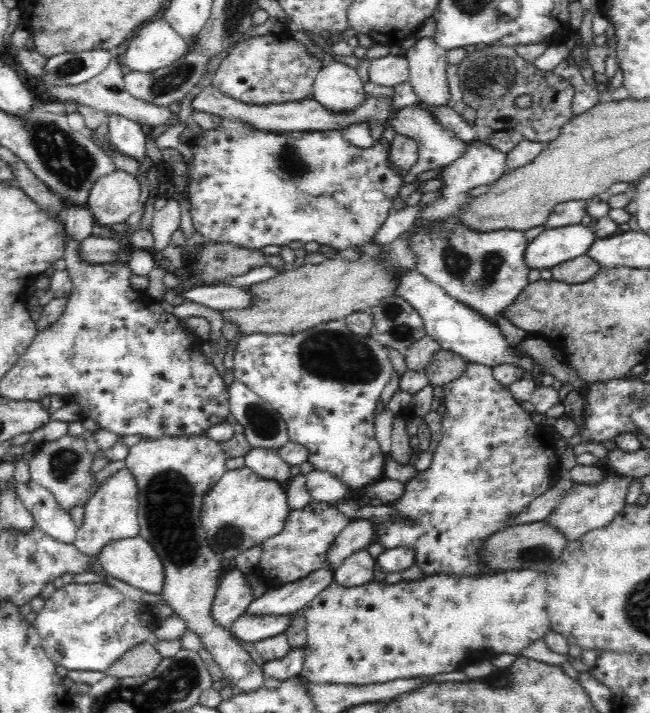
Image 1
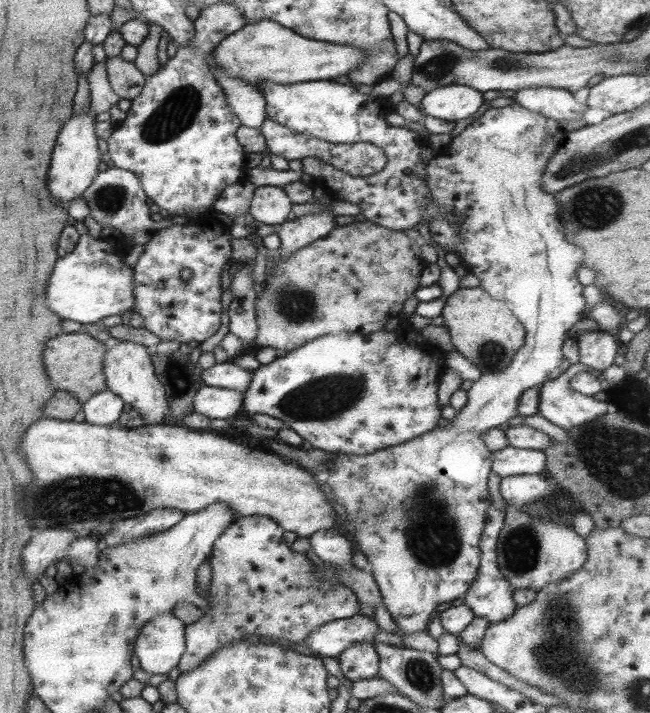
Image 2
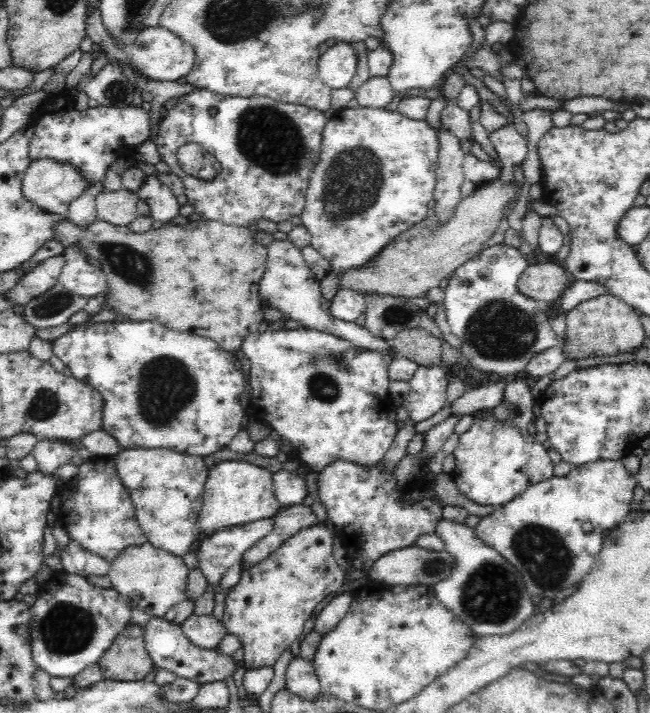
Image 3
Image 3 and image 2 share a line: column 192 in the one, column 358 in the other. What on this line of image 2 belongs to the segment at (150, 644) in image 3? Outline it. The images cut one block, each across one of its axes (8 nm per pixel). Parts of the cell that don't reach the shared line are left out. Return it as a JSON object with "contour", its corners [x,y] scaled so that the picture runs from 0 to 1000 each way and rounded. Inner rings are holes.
{"contour":[[[540,905],[520,921],[525,945],[540,958],[582,950],[582,921],[574,905]]]}

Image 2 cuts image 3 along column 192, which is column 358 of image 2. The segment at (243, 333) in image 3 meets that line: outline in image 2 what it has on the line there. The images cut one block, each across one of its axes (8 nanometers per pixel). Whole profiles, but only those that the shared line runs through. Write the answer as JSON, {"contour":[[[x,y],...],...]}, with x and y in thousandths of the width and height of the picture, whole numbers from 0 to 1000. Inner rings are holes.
{"contour":[[[543,310],[535,316],[514,317],[497,334],[445,356],[442,363],[426,363],[425,351],[414,349],[409,353],[408,394],[391,421],[392,482],[422,488],[432,496],[502,468],[562,470],[588,463],[595,449],[609,445],[623,421],[646,403],[645,388],[655,370],[646,362],[645,342],[622,325],[586,320],[572,311]]]}

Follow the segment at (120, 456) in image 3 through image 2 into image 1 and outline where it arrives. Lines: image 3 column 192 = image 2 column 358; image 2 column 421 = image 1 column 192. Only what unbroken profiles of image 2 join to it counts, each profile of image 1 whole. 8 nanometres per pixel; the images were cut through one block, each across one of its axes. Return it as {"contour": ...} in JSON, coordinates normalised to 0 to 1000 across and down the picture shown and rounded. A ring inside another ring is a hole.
{"contour":[[[315,609],[222,614],[200,627],[192,642],[212,680],[214,750],[248,783],[252,843],[285,871],[289,884],[308,892],[314,909],[335,930],[345,950],[360,961],[360,968],[386,972],[405,961],[405,940],[357,896],[351,884],[329,877],[323,865],[328,836],[342,809],[342,791],[338,780],[318,762],[317,745],[309,736],[309,707],[315,693],[349,661],[348,645],[342,621]]]}

